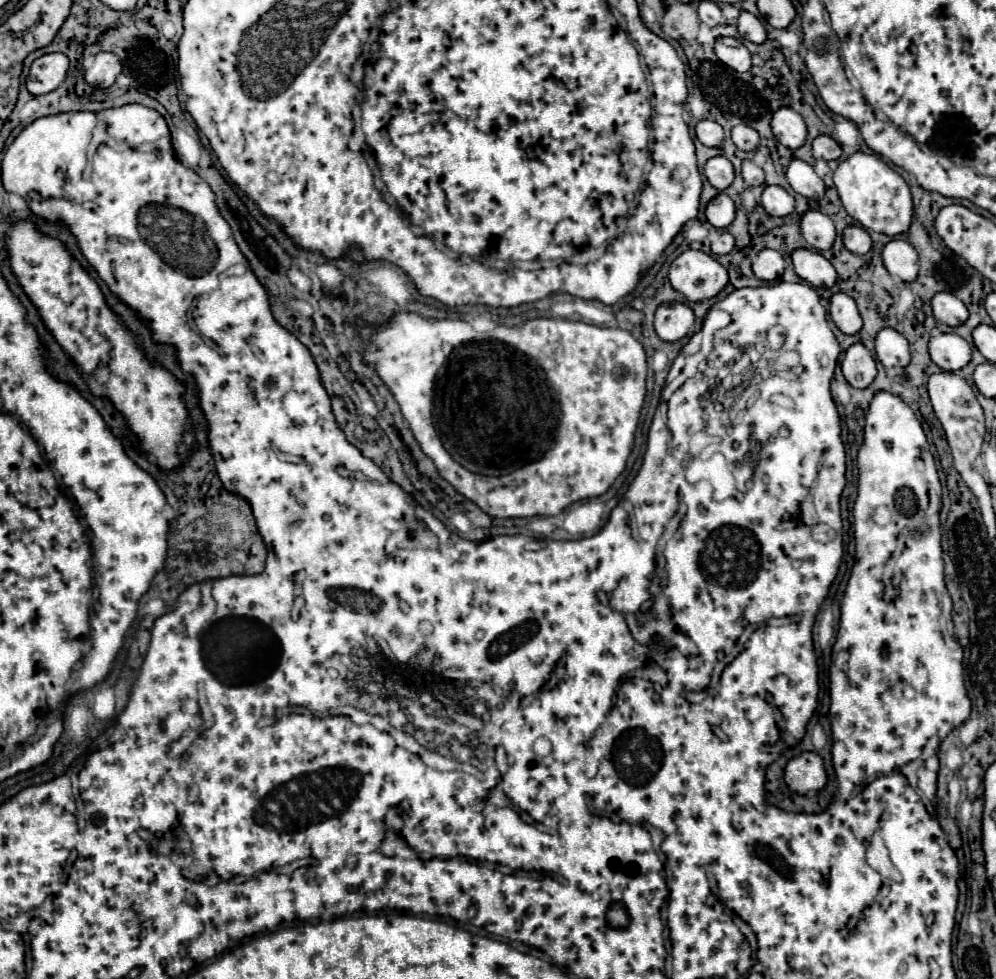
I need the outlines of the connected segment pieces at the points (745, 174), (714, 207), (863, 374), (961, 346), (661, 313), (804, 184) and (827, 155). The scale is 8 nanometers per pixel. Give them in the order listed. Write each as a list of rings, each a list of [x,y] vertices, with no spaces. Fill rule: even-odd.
[[[742,160],[742,178],[750,186],[764,184],[764,170],[760,170],[752,160]]]
[[[720,192],[718,196],[714,196],[708,206],[706,206],[706,218],[712,226],[716,228],[726,228],[732,224],[734,220],[734,202],[728,198],[728,194]]]
[[[858,342],[846,350],[842,360],[842,372],[854,388],[866,388],[876,376],[876,362],[872,354]]]
[[[940,334],[930,340],[930,358],[942,370],[954,372],[970,362],[970,346],[958,334]]]
[[[664,302],[656,308],[654,314],[656,334],[666,342],[676,342],[684,338],[692,322],[694,322],[694,312],[690,310],[690,306],[680,302]]]
[[[794,158],[786,170],[786,178],[794,192],[798,192],[810,200],[820,200],[824,196],[826,186],[824,186],[822,178],[814,172],[814,166],[804,160]]]
[[[820,134],[814,138],[812,142],[812,154],[814,158],[822,158],[822,160],[836,160],[842,154],[842,148],[838,146],[838,142],[826,134]]]

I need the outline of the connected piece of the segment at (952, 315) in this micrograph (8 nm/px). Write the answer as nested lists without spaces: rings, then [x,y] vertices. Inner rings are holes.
[[[940,292],[932,298],[932,312],[936,320],[942,320],[948,326],[960,326],[968,318],[966,306],[948,292]]]

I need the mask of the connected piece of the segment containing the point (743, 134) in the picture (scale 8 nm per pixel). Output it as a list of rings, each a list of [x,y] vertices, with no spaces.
[[[738,124],[738,126],[732,128],[732,142],[734,142],[740,150],[744,150],[744,152],[754,150],[756,144],[758,144],[758,140],[760,140],[760,136],[756,134],[756,130],[752,130],[752,128],[746,126],[746,124]]]

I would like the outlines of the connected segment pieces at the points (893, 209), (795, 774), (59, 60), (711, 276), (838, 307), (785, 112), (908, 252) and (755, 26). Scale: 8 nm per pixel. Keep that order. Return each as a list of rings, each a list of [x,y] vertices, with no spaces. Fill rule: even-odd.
[[[856,152],[838,164],[834,172],[834,186],[846,212],[864,228],[896,236],[908,230],[912,222],[912,196],[910,188],[900,174],[884,164],[876,154]]]
[[[802,752],[792,758],[784,768],[784,780],[792,792],[806,794],[808,790],[820,790],[826,784],[826,772],[822,758],[814,752]]]
[[[44,54],[36,58],[30,66],[30,74],[26,80],[28,92],[34,96],[48,94],[56,90],[68,72],[68,56],[66,54]]]
[[[686,250],[672,260],[668,272],[674,290],[684,294],[690,302],[716,296],[728,282],[728,272],[710,254],[700,250]]]
[[[836,292],[830,298],[830,318],[844,334],[856,334],[862,328],[862,318],[858,314],[856,302],[844,292]]]
[[[782,106],[778,112],[772,116],[772,132],[780,144],[786,148],[800,148],[806,140],[806,124],[798,112],[794,112],[788,106]]]
[[[890,240],[882,250],[882,260],[886,270],[892,276],[902,278],[904,282],[912,282],[918,276],[918,254],[914,246],[906,240]]]
[[[742,10],[740,16],[738,16],[738,32],[744,40],[750,40],[750,42],[764,42],[766,40],[766,30],[764,30],[764,24],[750,12]]]

